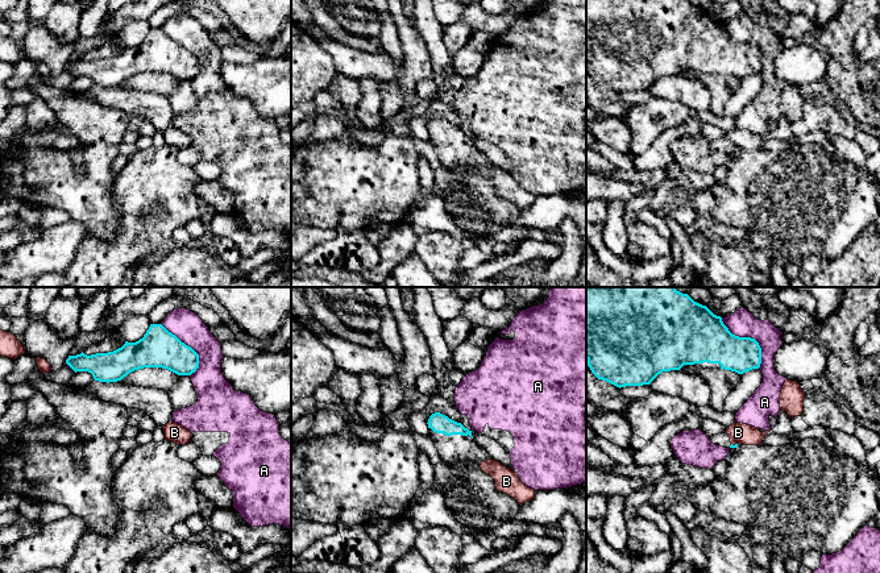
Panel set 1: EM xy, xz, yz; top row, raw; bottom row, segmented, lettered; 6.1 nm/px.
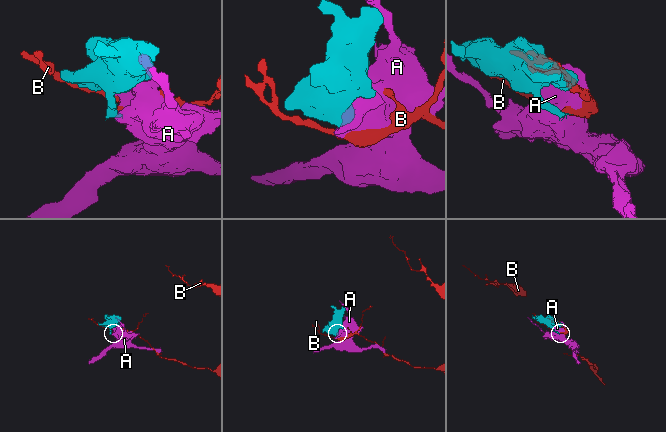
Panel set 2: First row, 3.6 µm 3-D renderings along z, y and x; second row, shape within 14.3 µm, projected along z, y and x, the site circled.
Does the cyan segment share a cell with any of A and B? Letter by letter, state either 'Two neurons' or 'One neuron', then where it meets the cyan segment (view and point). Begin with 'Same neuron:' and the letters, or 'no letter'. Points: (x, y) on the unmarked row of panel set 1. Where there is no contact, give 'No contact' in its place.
Same neuron: no letter
A: Two neurons. Touches cyan at yz (750, 42)
B: Two neurons. Touches cyan at yz (735, 149)

